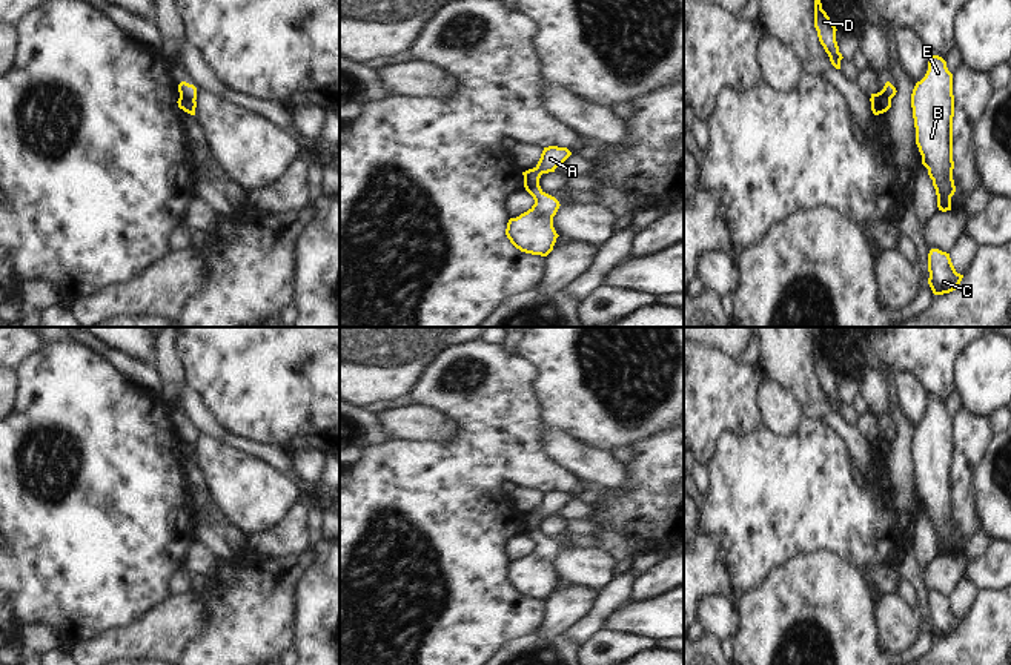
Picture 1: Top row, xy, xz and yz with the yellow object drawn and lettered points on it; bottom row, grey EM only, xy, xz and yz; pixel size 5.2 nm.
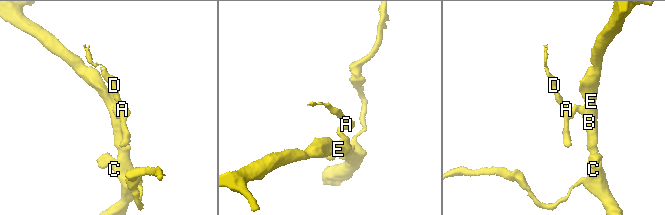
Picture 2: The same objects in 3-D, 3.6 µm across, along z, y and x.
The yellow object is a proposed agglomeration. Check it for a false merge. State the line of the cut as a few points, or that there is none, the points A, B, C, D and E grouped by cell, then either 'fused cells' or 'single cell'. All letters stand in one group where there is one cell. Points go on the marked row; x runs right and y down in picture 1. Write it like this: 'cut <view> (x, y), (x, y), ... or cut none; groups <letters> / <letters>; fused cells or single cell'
cut xy (180, 95), (194, 100); groups A D / B C E; fused cells

